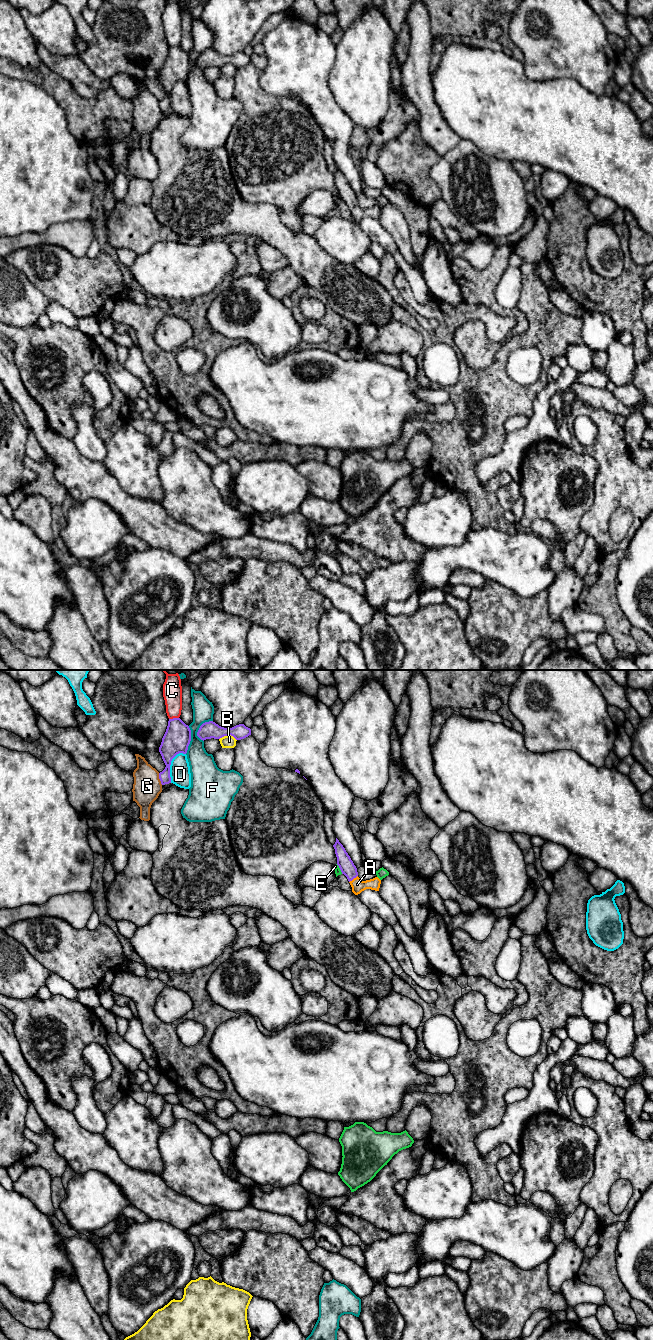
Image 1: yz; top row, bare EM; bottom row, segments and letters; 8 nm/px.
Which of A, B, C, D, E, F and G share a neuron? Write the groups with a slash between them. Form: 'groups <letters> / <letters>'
groups A / B / C / D / E / F / G

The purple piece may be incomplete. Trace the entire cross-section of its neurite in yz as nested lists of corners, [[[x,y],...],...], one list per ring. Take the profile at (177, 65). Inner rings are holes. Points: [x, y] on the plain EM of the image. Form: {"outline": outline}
{"outline": [[[180,46],[169,47],[166,60],[162,66],[159,80],[166,93],[159,101],[162,113],[171,111],[170,93],[179,81],[186,82],[191,69],[191,58]]]}

